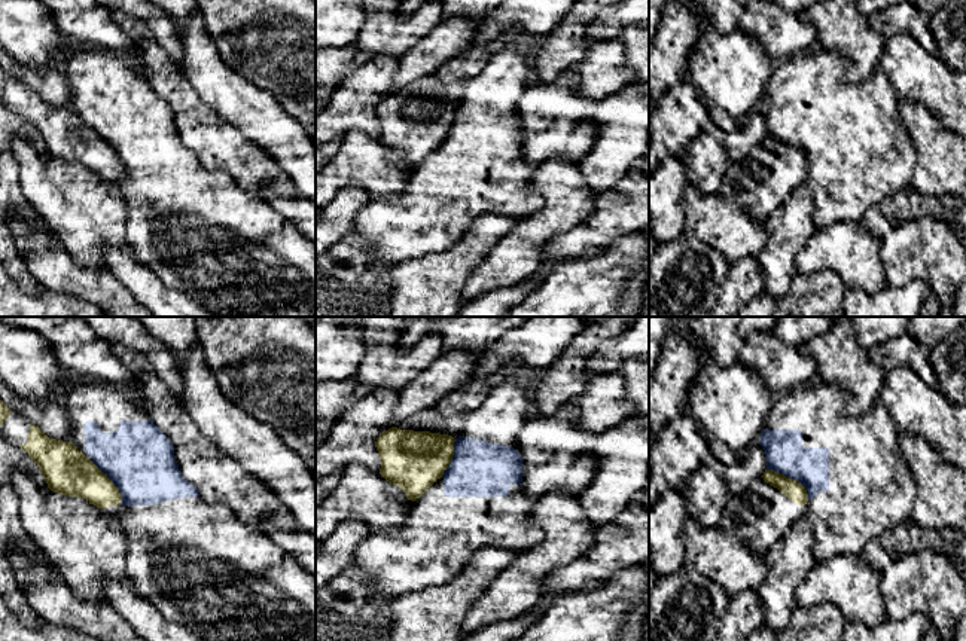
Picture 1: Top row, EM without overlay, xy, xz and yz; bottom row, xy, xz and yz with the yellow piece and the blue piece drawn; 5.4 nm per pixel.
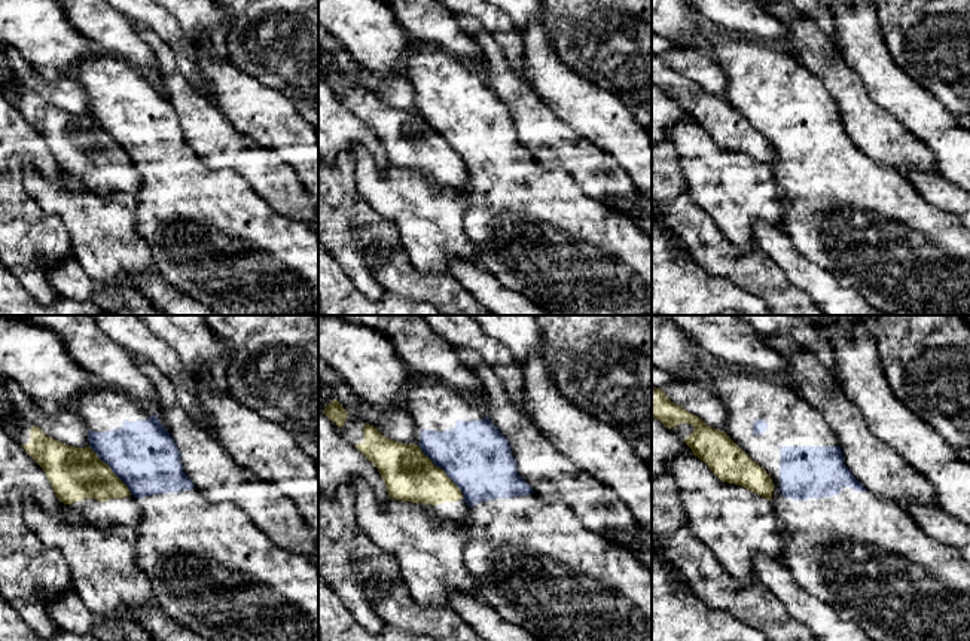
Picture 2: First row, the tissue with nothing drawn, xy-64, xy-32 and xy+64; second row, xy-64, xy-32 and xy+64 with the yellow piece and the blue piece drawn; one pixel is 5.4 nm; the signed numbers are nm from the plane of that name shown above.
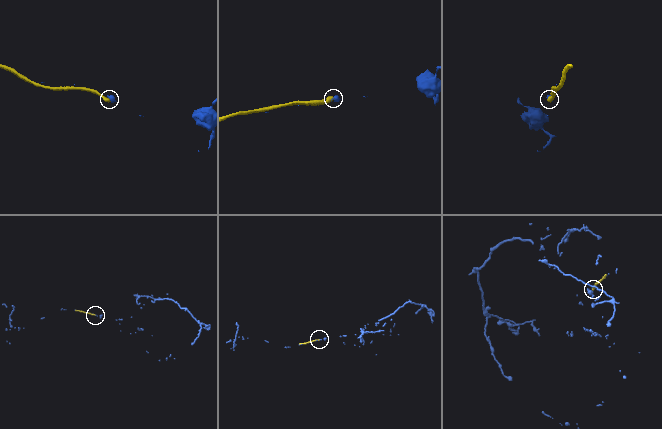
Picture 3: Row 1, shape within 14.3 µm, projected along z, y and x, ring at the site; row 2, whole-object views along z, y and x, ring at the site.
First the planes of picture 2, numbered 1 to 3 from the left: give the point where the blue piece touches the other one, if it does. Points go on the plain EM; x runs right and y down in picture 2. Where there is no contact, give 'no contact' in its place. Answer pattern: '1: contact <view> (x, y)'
1: contact xy-64 (110, 137)
2: contact xy-32 (442, 137)
3: no contact

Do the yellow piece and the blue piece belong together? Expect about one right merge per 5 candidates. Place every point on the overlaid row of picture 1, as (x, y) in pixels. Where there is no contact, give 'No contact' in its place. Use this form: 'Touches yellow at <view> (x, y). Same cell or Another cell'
Touches yellow at yz (792, 479). Another cell

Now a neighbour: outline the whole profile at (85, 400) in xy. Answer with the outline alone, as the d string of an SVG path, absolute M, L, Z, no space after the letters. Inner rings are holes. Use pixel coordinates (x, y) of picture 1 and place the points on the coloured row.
M74 379L61 397L71 427L71 443L77 446L119 489L121 503L125 509L116 518L121 522L128 540L127 547L127 576L132 589L173 623L180 623L199 637L202 641L316 641L316 577L307 571L296 558L283 550L263 532L249 528L235 513L222 503L208 504L198 489L180 473L174 460L174 446L170 439L153 424L147 412L138 405L128 391L103 384L100 381Z

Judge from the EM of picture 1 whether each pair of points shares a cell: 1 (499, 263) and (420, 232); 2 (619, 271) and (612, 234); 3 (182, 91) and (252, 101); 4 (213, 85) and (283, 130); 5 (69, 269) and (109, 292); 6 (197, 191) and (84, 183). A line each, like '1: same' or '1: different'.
1: different
2: different
3: different
4: same
5: same
6: different

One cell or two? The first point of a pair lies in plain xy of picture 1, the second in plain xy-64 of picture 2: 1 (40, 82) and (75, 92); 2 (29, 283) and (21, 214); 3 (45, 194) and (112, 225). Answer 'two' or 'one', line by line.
1: one
2: one
3: one

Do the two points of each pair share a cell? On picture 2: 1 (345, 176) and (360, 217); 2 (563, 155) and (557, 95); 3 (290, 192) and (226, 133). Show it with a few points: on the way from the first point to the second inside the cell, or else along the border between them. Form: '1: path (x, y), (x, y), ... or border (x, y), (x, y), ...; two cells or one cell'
1: path (345, 186), (345, 203), (350, 207); one cell
2: border (536, 94), (576, 133), (589, 139); two cells
3: path (272, 183), (262, 179), (237, 150); one cell

